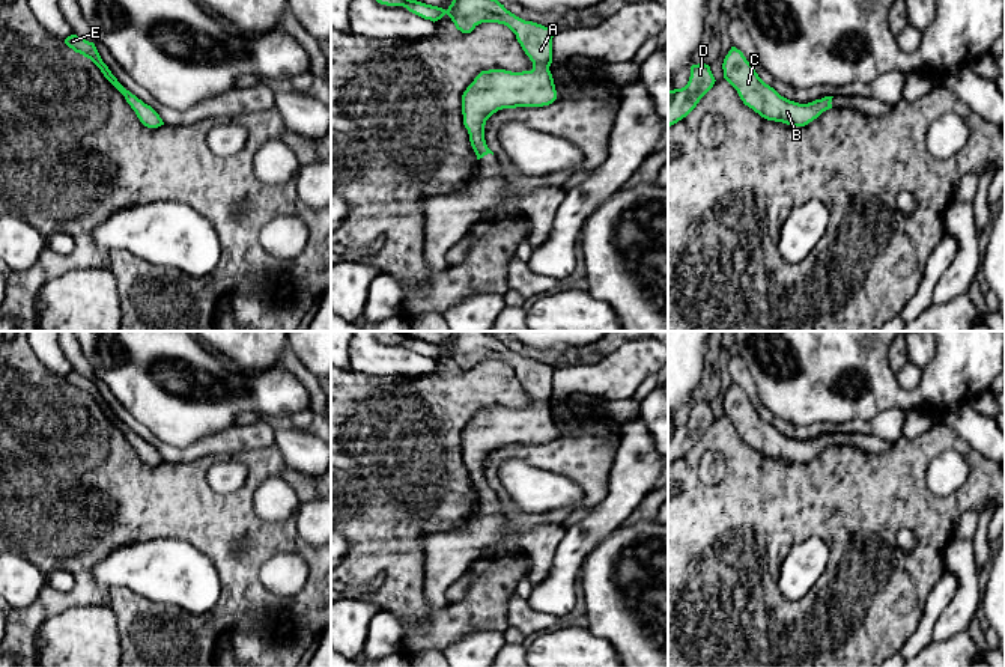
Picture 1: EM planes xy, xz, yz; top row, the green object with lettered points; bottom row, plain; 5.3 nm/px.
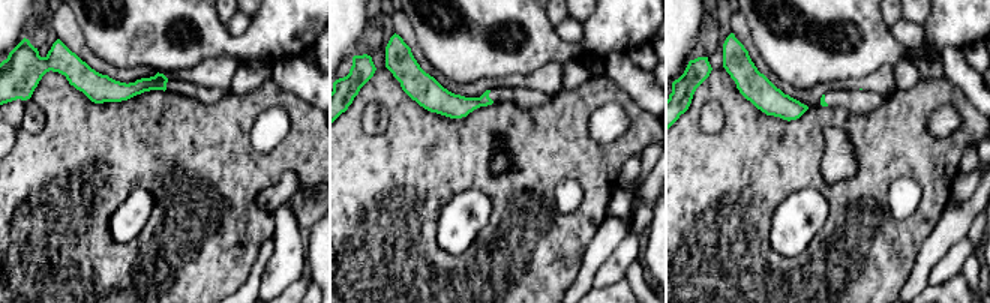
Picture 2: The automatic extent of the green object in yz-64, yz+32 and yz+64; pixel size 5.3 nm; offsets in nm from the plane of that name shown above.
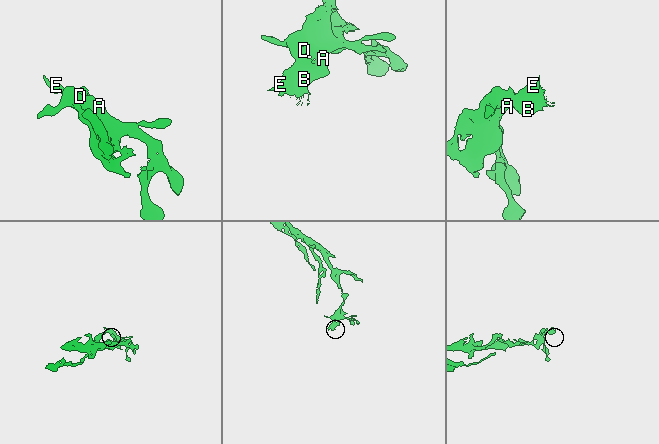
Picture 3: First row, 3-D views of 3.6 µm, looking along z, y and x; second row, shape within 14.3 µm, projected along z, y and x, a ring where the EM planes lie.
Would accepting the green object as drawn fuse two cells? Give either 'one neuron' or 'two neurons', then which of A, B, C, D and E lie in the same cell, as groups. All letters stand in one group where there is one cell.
one neuron; A B C D E

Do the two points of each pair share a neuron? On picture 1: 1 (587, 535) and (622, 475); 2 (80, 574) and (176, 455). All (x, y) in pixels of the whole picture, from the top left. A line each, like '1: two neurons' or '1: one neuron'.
1: one neuron
2: two neurons

